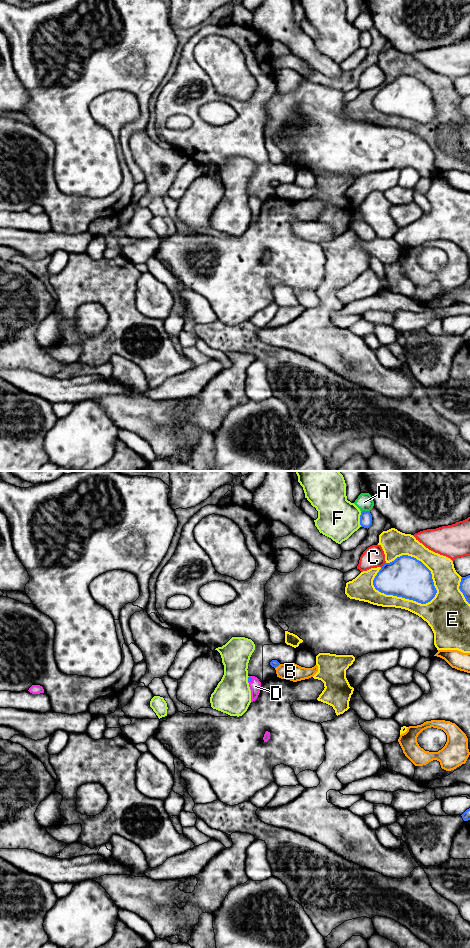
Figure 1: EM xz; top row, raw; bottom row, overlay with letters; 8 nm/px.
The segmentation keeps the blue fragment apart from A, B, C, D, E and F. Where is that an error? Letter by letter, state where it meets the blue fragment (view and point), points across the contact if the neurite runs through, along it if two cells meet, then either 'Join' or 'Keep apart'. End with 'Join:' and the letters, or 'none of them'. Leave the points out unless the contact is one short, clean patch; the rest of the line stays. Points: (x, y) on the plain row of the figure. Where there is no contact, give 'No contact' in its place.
A: Touches blue at xz (365, 31). Keep apart
B: Touches blue at xz (277, 186). Keep apart
C: Touches blue at xz (383, 85). Keep apart
D: Touches blue at xz (251, 199). Path across: xz (249, 198), (251, 199), (255, 206). Join
E: Touches blue at xz (405, 118). Keep apart
F: Touches blue at xz (360, 39). Keep apart
Join: D

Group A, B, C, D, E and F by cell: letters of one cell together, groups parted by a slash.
A / B / C / D / E / F

